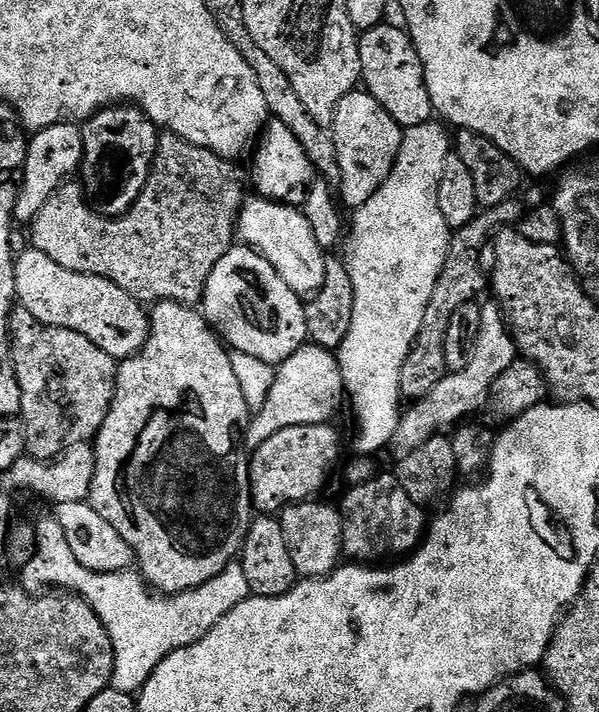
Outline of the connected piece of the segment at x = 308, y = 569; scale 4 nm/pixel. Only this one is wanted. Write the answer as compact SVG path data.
M311 499L298 504L289 504L278 516L282 534L286 534L286 547L290 549L290 558L294 561L297 577L310 580L331 576L337 568L341 567L344 556L339 507L335 503L316 503L315 499Z

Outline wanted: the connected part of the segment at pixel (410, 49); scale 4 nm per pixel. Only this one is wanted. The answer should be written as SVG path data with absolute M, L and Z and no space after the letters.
M385 22L366 30L359 37L362 70L360 79L363 87L398 122L401 128L422 126L433 119L430 90L426 86L422 58L414 46L411 36L399 23Z

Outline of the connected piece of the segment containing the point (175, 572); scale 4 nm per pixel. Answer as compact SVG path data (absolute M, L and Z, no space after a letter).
M161 300L153 308L156 309L151 309L150 312L148 340L143 350L135 352L126 360L119 361L116 370L116 393L94 441L96 473L92 483L90 503L94 510L98 510L98 514L102 514L102 518L106 518L106 522L110 522L110 526L114 526L114 530L118 530L118 534L122 534L122 538L126 538L126 542L132 547L138 571L145 581L161 594L175 594L202 586L210 582L210 578L222 574L222 570L226 570L226 566L239 557L244 547L248 527L254 519L252 491L248 481L249 457L246 452L244 456L243 450L240 449L240 440L242 444L250 423L250 410L246 406L242 386L238 386L234 366L230 366L229 349L209 324L203 311L173 300Z

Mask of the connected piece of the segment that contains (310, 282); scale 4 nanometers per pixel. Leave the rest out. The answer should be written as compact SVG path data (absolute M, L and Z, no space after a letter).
M263 198L245 199L240 210L238 236L247 247L260 253L266 262L270 262L270 266L274 266L290 290L298 294L315 294L323 286L326 252L318 246L314 233L310 231L310 222L306 222L299 207Z

